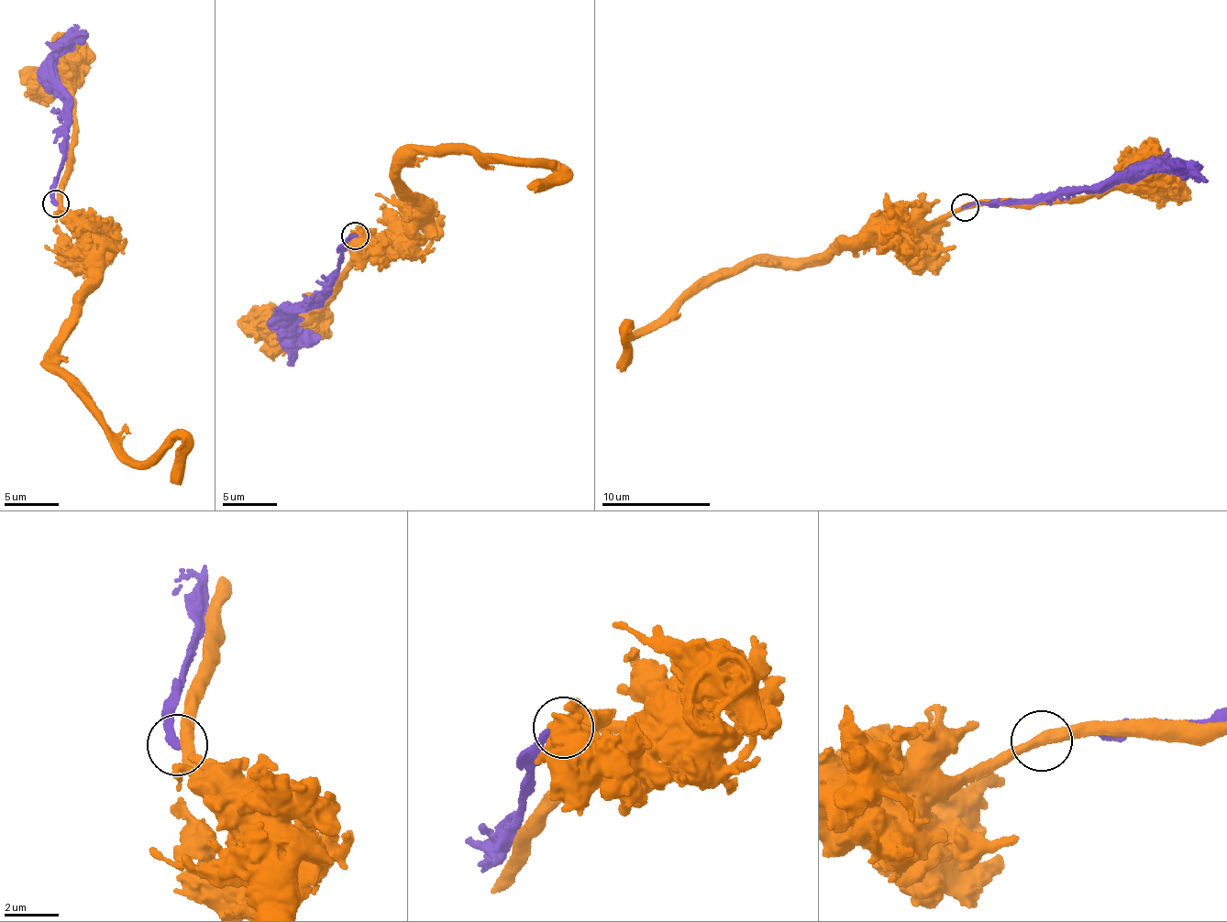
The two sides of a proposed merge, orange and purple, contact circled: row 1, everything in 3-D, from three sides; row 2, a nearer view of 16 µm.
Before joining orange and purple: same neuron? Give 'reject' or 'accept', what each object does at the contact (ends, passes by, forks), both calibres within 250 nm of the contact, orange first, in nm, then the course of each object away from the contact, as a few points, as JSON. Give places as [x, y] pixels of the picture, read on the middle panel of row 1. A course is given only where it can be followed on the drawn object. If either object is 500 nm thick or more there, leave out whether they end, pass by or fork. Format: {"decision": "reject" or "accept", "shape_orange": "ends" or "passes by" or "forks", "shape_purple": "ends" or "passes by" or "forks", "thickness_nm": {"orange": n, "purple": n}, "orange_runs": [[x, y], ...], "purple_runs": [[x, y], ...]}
{"decision": "reject", "shape_orange": "passes by", "shape_purple": "ends", "thickness_nm": {"orange": 400, "purple": 280}, "orange_runs": [[357, 235], [378, 235], [413, 214], [398, 178], [400, 165], [418, 153], [541, 163], [552, 169], [535, 191]], "purple_runs": [[355, 235], [345, 246], [330, 293], [292, 319], [290, 325], [289, 365]]}

